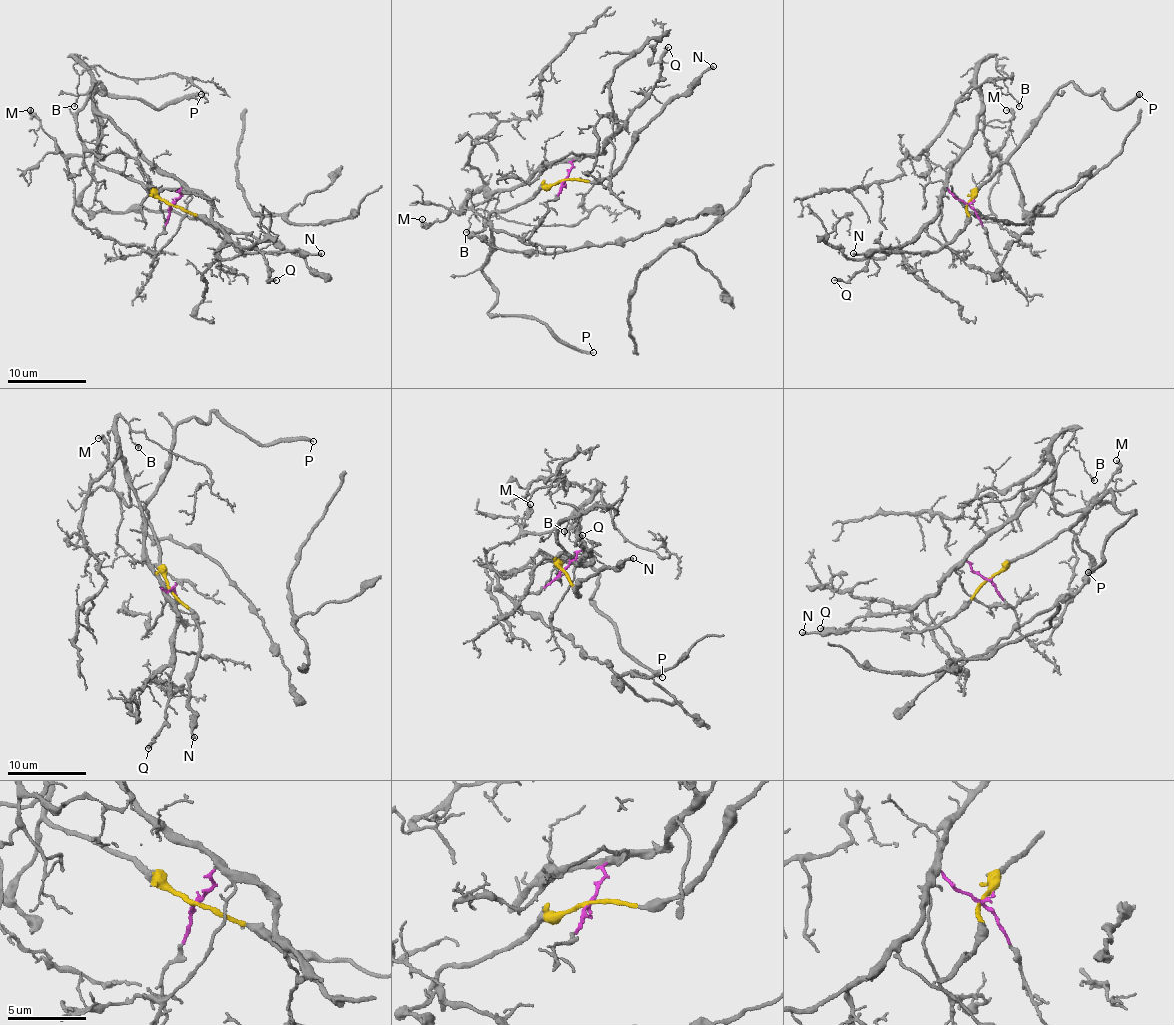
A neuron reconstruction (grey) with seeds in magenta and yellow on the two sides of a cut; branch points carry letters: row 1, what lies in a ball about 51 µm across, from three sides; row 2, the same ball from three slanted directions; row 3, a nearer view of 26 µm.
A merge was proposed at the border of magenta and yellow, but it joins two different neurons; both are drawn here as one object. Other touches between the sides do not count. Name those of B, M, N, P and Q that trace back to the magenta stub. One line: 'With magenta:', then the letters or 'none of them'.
With magenta: B, M, Q

